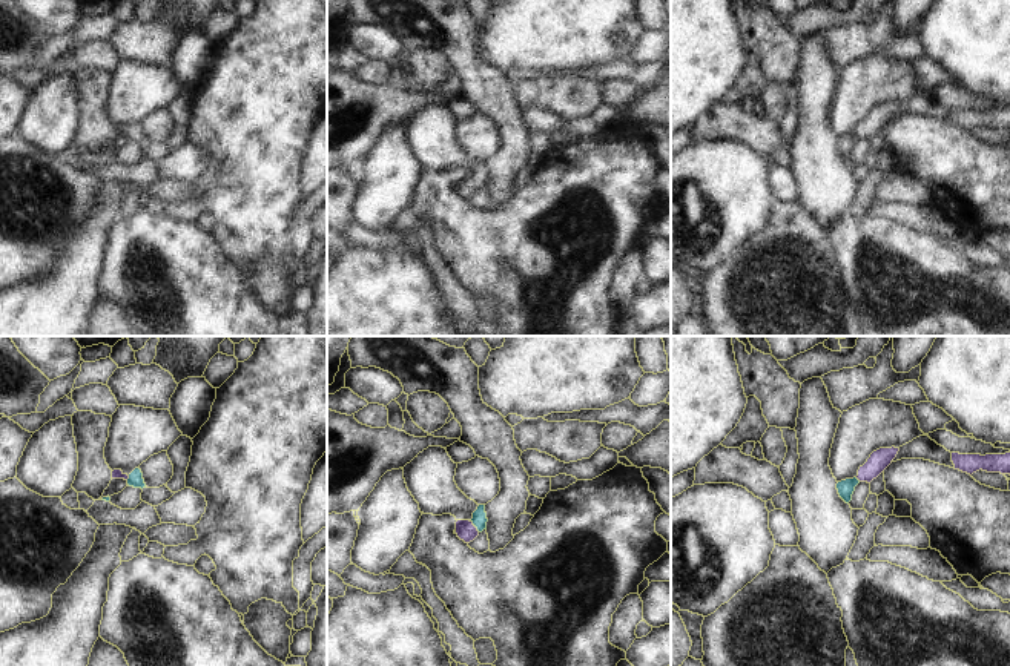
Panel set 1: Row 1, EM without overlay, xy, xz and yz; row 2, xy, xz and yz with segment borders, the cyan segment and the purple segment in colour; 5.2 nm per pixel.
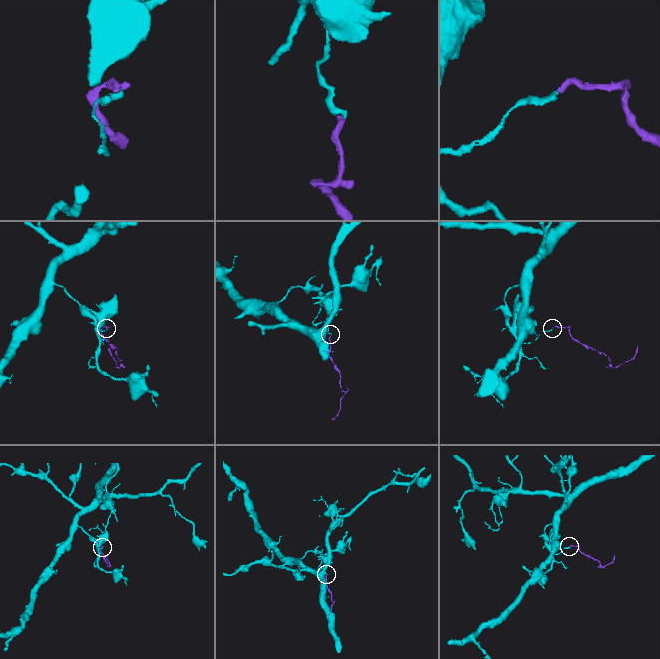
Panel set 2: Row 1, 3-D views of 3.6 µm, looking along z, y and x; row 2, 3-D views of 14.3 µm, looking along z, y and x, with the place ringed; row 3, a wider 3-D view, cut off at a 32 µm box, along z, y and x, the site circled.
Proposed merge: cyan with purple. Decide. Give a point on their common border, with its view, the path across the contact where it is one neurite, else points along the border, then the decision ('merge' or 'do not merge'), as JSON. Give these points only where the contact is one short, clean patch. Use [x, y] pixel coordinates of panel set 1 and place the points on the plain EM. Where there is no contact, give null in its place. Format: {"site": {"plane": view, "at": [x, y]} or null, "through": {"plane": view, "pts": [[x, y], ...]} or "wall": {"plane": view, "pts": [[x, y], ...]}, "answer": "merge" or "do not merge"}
{"site": {"plane": "xz", "at": [475, 181]}, "through": {"plane": "xz", "pts": [[479, 175], [475, 181], [465, 186]]}, "answer": "merge"}

